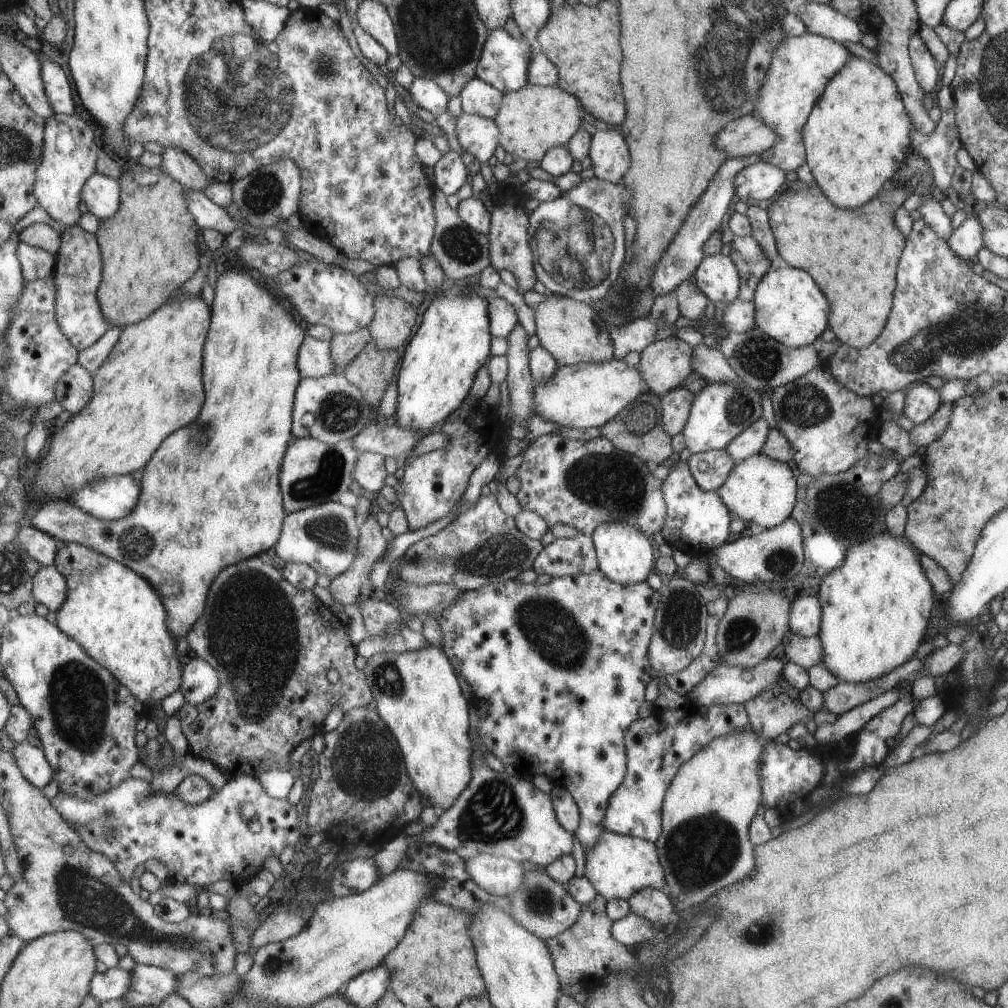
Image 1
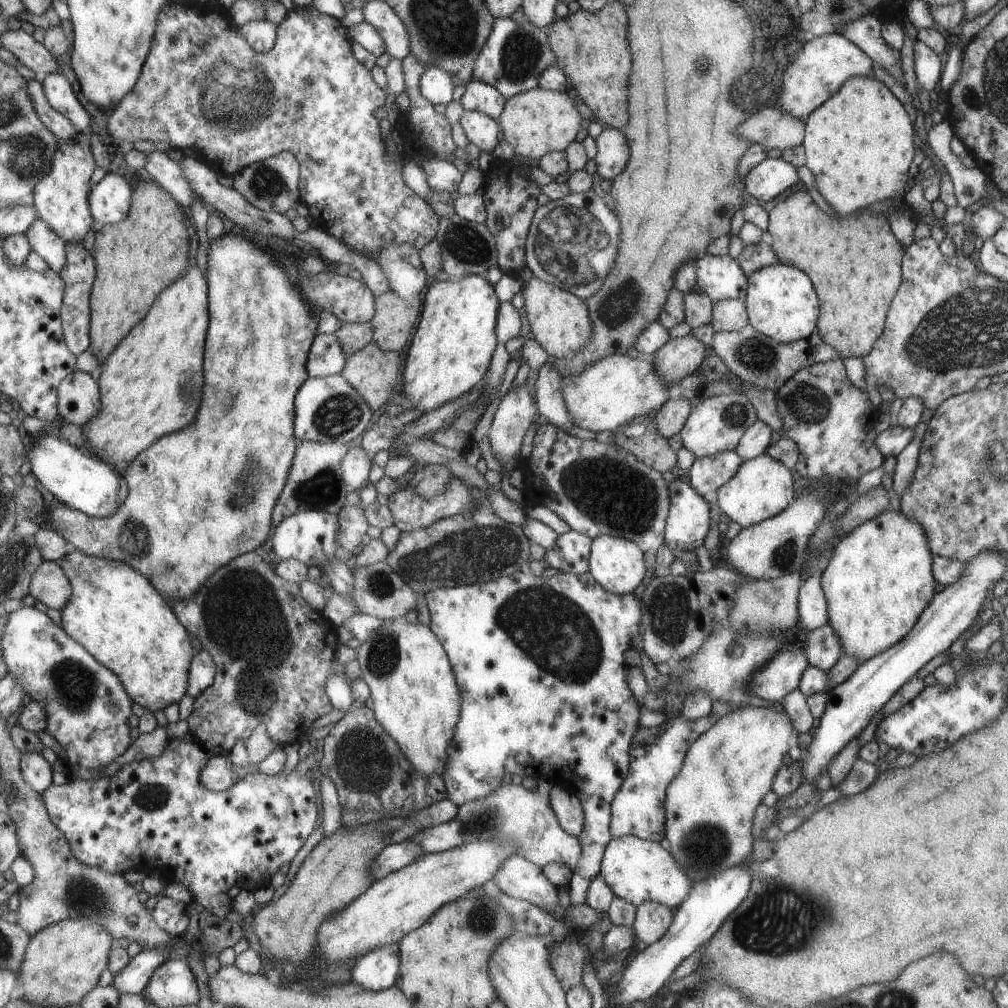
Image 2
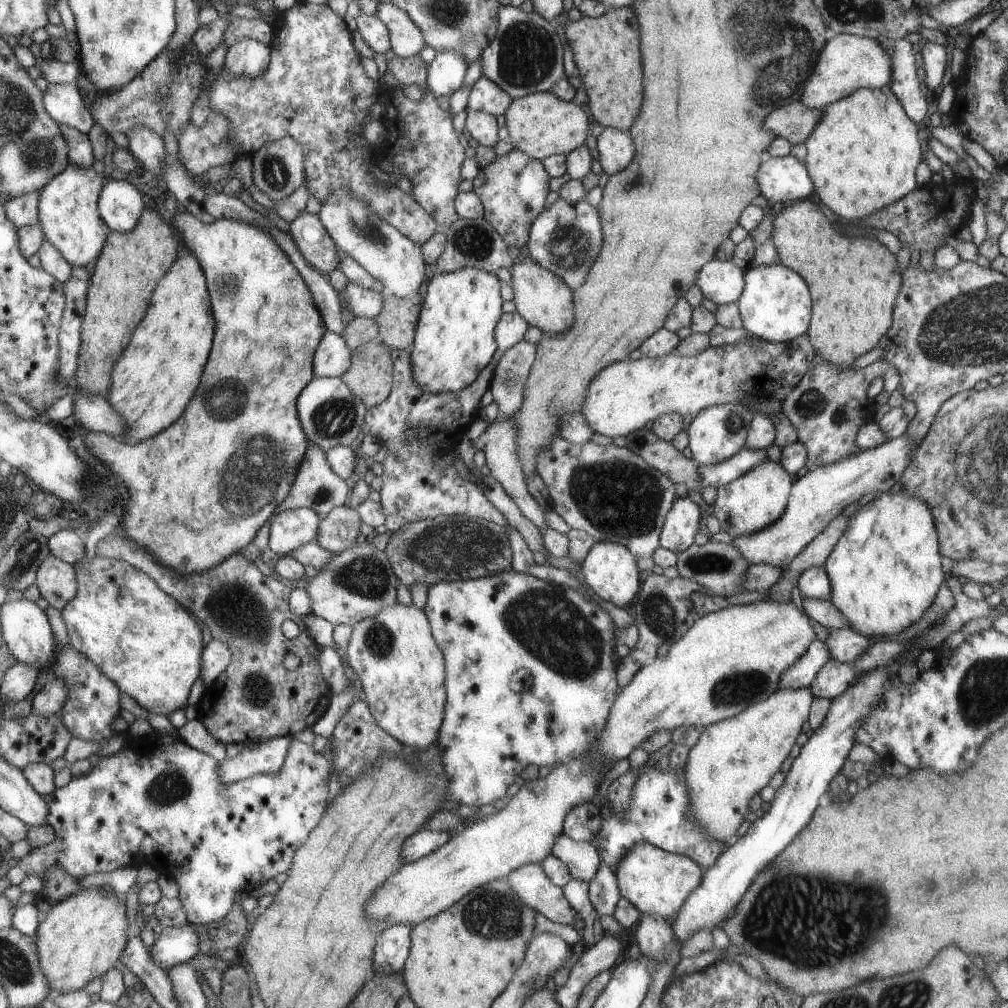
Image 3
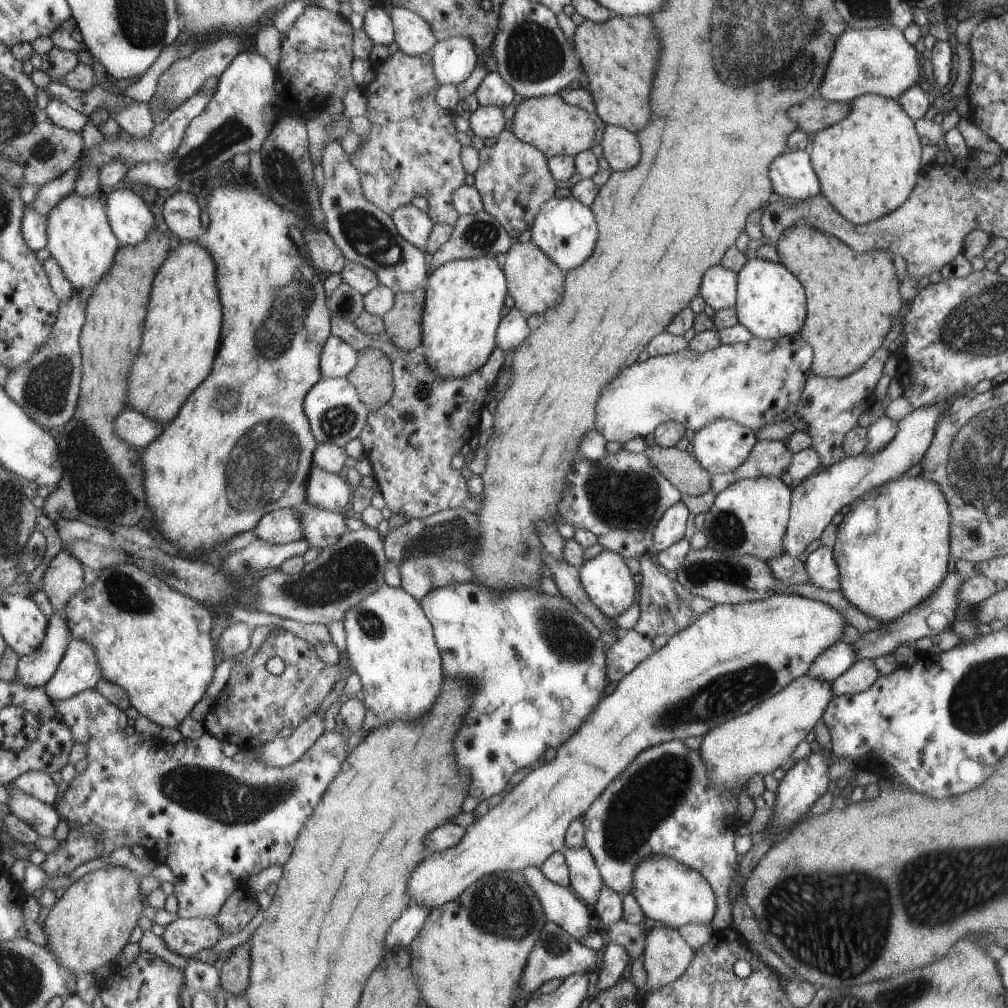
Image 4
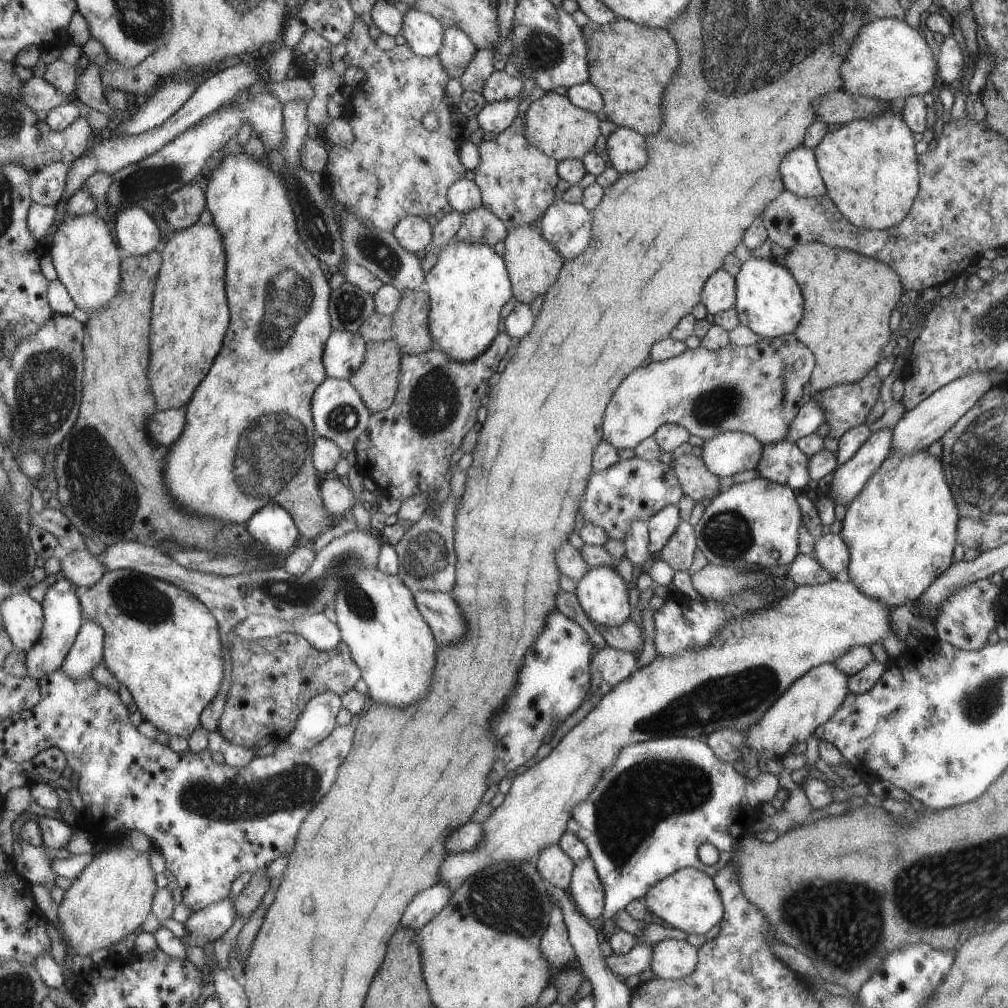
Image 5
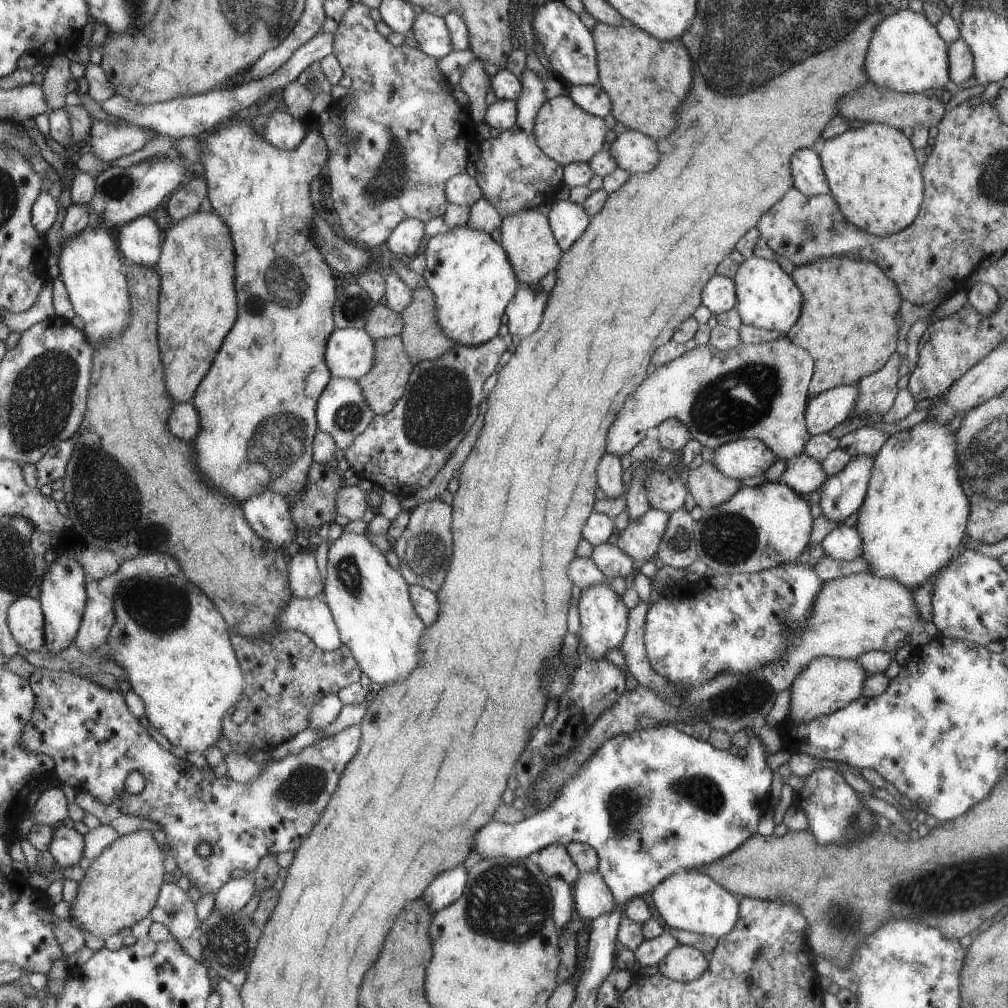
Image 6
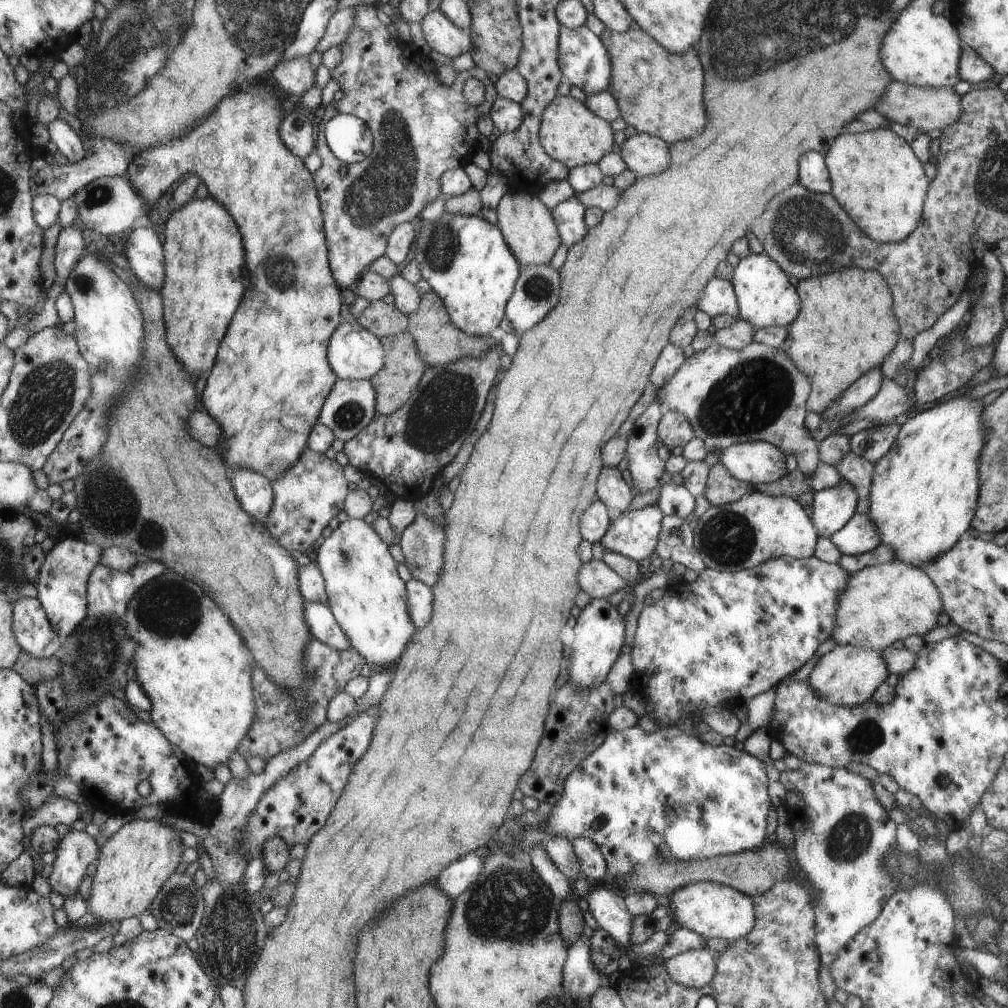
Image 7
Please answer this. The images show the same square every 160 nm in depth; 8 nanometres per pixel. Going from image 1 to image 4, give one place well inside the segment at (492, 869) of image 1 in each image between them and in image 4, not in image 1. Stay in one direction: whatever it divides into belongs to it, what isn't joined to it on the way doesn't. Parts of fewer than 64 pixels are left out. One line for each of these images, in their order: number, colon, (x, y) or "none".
2: (518, 878)
3: (529, 882)
4: (561, 906)

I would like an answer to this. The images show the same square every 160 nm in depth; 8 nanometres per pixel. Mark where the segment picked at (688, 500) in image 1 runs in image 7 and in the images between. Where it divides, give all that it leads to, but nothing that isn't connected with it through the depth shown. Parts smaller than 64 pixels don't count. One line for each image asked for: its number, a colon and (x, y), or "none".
2: (688, 517)
3: (682, 521)
4: (669, 529)
5: (662, 525)
6: (640, 539)
7: (634, 534)

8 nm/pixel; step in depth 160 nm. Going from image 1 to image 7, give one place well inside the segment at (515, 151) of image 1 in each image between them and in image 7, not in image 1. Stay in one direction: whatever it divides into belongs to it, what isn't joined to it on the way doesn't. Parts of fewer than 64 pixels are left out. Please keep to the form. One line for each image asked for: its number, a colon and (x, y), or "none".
2: (535, 122)
3: (539, 124)
4: (548, 123)
5: (552, 124)
6: (566, 134)
7: (569, 132)

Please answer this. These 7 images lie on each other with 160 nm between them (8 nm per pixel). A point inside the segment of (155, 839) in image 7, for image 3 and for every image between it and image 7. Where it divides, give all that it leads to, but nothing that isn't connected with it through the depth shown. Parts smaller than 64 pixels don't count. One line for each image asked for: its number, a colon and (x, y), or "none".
3: (82, 938)
4: (91, 923)
5: (112, 897)
6: (120, 887)

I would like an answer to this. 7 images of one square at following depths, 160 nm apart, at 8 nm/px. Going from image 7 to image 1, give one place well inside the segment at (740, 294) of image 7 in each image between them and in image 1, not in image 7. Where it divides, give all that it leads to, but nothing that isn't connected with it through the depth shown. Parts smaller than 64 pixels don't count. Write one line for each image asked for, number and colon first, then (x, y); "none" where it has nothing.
1: (788, 307)
2: (781, 304)
3: (774, 306)
4: (769, 302)
5: (768, 299)
6: (766, 298)

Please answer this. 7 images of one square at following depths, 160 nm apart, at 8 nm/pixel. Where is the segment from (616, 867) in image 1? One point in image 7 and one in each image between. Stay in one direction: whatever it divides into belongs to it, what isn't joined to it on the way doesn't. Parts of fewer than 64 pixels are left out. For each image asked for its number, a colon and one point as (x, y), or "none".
2: (636, 870)
3: (657, 882)
4: (667, 891)
5: (688, 900)
6: (688, 900)
7: (711, 910)

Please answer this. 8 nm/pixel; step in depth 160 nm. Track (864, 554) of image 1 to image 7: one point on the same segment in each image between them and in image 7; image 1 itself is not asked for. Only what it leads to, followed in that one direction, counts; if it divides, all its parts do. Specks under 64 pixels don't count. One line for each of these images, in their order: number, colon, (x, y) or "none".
2: (878, 580)
3: (884, 571)
4: (890, 550)
5: (900, 531)
6: (914, 513)
7: (923, 493)

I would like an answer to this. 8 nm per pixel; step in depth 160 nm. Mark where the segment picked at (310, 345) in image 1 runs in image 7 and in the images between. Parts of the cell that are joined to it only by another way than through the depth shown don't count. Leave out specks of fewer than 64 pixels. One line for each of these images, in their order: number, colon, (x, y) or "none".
2: (325, 357)
3: (332, 358)
4: (338, 358)
5: (344, 353)
6: (349, 354)
7: (353, 353)

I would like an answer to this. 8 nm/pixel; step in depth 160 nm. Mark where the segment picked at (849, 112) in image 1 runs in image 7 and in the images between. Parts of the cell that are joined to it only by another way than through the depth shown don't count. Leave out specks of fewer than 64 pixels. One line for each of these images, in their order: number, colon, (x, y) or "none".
2: (858, 144)
3: (861, 156)
4: (867, 163)
5: (868, 165)
6: (872, 175)
7: (874, 174)

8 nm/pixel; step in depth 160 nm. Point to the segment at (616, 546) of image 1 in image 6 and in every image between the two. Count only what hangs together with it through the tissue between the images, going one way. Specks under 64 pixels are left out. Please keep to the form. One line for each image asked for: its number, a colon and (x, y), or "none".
2: (616, 564)
3: (609, 569)
4: (605, 578)
5: (602, 594)
6: (603, 620)

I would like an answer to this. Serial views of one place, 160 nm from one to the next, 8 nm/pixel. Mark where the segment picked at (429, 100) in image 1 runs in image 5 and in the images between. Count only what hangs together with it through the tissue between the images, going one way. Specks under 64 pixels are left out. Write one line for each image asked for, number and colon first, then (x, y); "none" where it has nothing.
2: (436, 86)
3: (445, 72)
4: (453, 59)
5: (456, 50)

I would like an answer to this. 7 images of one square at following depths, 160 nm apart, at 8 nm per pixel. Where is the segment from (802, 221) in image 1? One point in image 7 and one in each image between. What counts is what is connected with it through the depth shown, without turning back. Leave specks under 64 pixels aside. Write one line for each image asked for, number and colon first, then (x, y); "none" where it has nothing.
2: (854, 261)
3: (854, 280)
4: (853, 297)
5: (848, 297)
6: (847, 325)
7: (846, 326)

